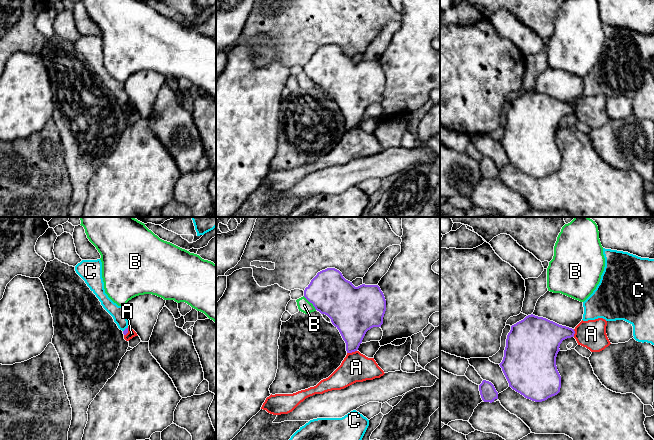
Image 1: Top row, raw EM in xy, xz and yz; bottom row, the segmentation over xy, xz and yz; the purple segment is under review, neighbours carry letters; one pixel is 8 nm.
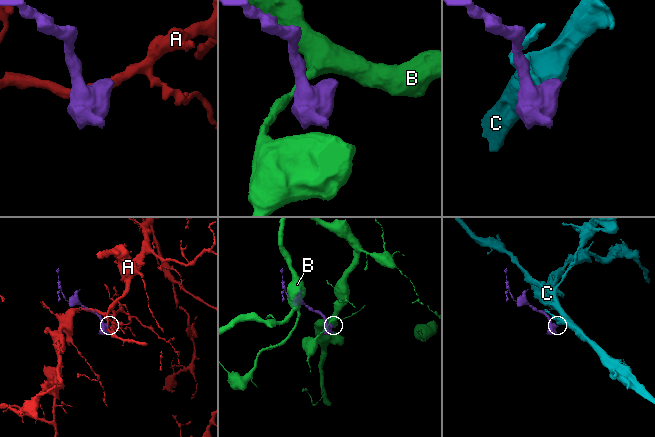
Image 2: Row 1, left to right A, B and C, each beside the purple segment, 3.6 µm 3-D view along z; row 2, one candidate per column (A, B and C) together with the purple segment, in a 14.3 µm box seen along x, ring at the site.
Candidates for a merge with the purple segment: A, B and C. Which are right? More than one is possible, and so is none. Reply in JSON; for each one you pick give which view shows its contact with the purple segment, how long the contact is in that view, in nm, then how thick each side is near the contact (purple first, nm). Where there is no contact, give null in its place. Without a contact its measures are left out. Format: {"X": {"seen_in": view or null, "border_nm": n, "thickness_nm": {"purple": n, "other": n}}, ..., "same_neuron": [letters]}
{"same_neuron": []}

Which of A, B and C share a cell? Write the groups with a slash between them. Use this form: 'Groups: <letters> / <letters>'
Groups: A / B / C

